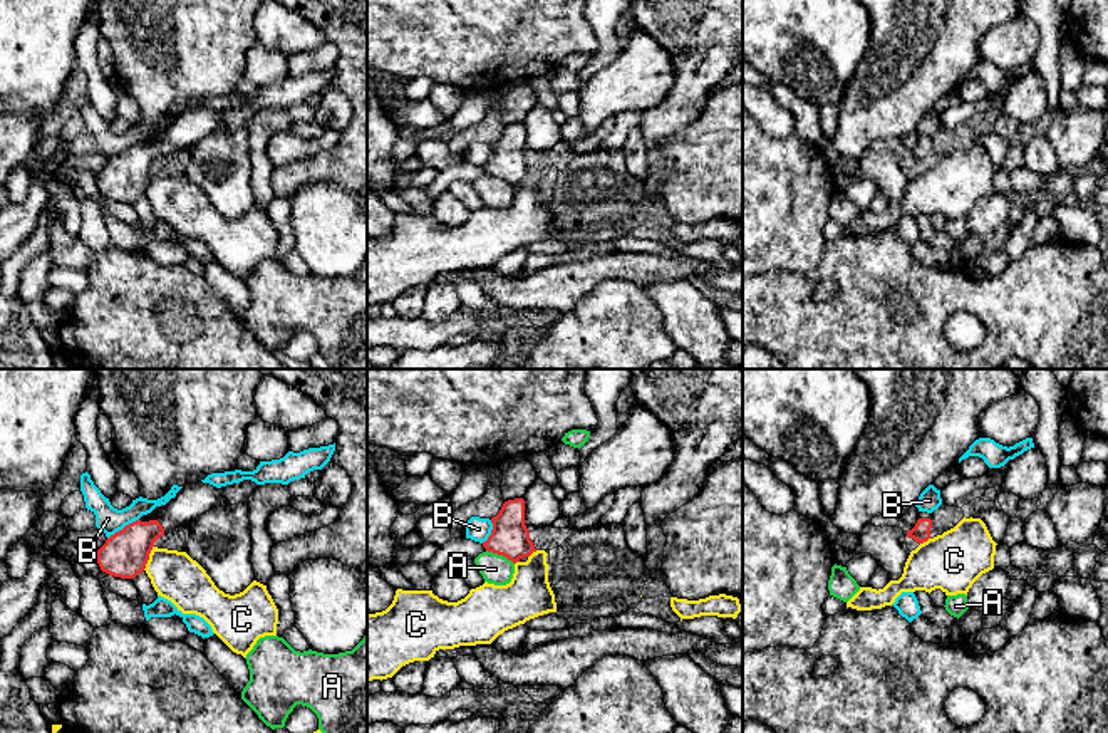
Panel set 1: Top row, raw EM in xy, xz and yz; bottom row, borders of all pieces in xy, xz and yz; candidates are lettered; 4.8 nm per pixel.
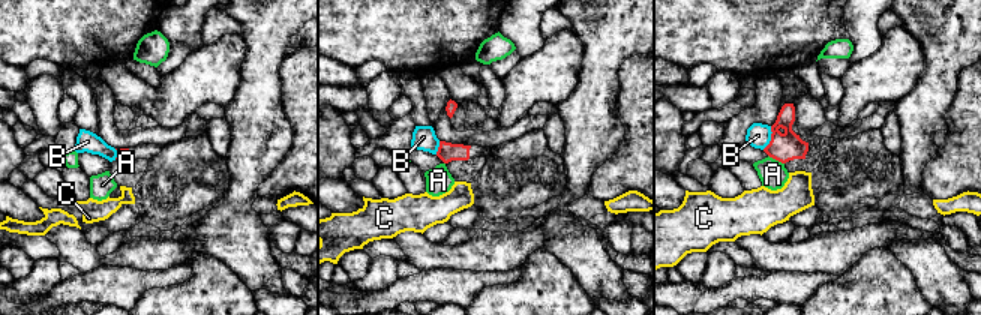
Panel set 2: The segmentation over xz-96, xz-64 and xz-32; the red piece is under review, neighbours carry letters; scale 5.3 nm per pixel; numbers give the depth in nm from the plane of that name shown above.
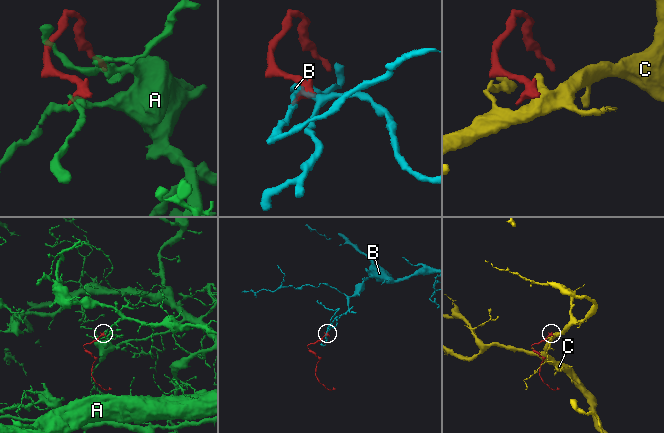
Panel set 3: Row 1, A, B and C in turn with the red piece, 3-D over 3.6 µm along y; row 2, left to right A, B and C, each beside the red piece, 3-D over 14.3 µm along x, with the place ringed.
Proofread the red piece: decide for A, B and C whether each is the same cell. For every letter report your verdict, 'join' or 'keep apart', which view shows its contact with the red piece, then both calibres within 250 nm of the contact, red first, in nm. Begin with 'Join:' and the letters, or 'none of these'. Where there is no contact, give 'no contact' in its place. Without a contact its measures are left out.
Join: none of these
A: keep apart | xz | 190/140 nm
B: keep apart | xy | 220/120 nm
C: keep apart | xy | 220/240 nm

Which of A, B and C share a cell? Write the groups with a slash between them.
A / B / C

